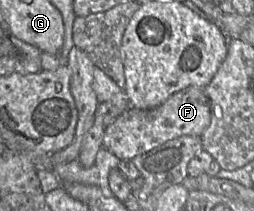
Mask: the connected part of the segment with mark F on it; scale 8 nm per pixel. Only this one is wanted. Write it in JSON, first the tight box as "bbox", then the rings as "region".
{"bbox":[103,86,211,161],"region":[[[189,86],[170,96],[163,104],[152,109],[136,109],[129,107],[114,122],[105,127],[103,148],[107,149],[121,161],[130,161],[138,155],[182,136],[200,136],[211,122],[210,100],[204,88]]]}

